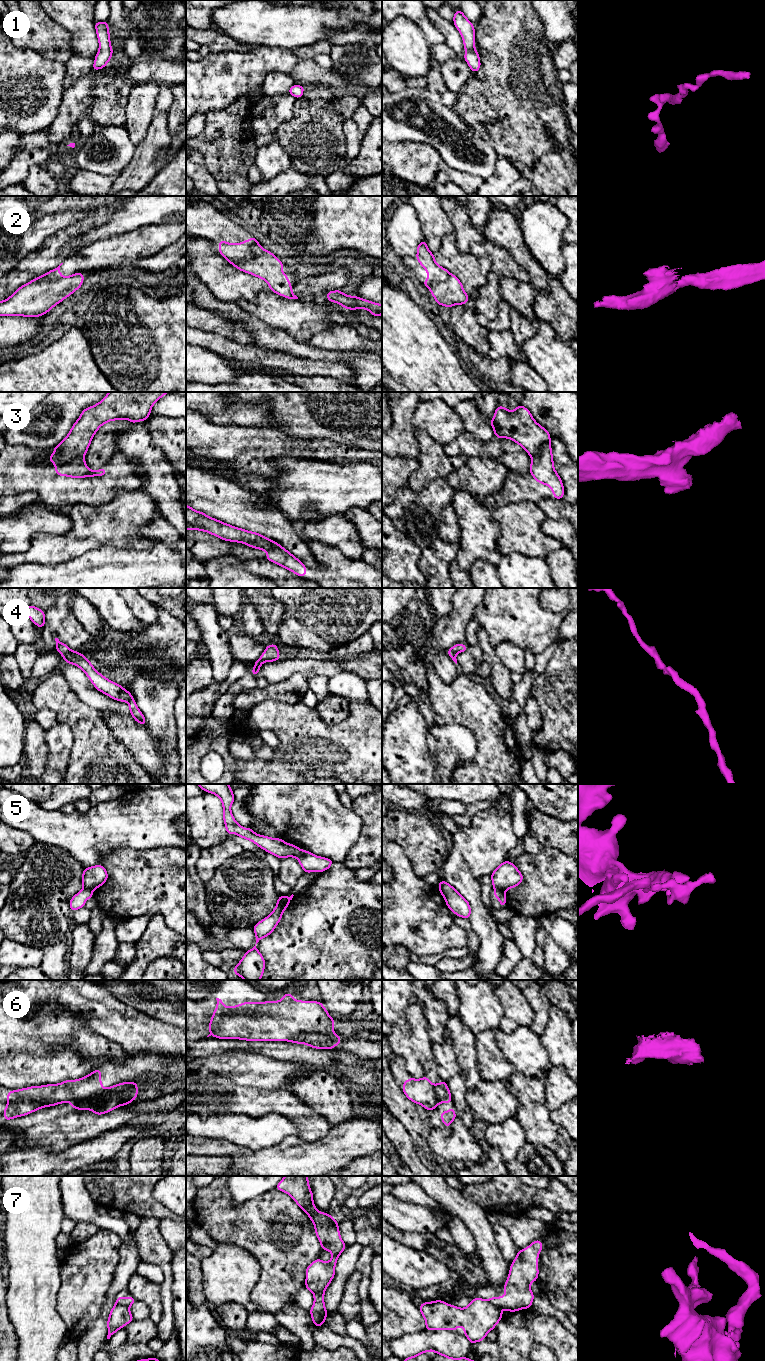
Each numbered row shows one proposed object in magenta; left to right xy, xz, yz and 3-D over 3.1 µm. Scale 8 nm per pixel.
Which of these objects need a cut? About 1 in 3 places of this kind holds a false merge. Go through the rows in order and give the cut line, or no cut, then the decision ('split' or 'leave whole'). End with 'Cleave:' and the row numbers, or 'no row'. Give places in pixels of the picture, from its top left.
1: no cut | leave whole
2: xz (258, 244), (252, 248), (253, 256), (251, 258), (228, 260) | split
3: xy (83, 456), (77, 456), (67, 462), (56, 465) | split
4: no cut | leave whole
5: yz (494, 888), (504, 892) | split
6: xz (333, 1033), (299, 1033), (286, 1040) | split
7: xy (116, 1302), (128, 1307) | split
Cleave: 2, 3, 5, 6, 7

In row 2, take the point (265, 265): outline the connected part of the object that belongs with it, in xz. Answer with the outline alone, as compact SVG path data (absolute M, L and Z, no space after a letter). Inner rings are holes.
M260 245L252 248L254 257L249 260L228 260L238 270L264 279L270 290L287 299L298 299L292 292L292 285L288 281L288 276L282 272L284 264L271 253L263 249Z

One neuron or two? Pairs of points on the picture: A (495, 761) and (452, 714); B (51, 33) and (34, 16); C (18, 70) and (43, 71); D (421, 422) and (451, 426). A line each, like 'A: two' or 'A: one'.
A: one
B: one
C: one
D: one

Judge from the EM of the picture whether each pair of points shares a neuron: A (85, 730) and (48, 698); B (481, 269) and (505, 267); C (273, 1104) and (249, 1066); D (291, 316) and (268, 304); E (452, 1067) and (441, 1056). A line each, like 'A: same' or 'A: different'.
A: same
B: different
C: different
D: same
E: same

